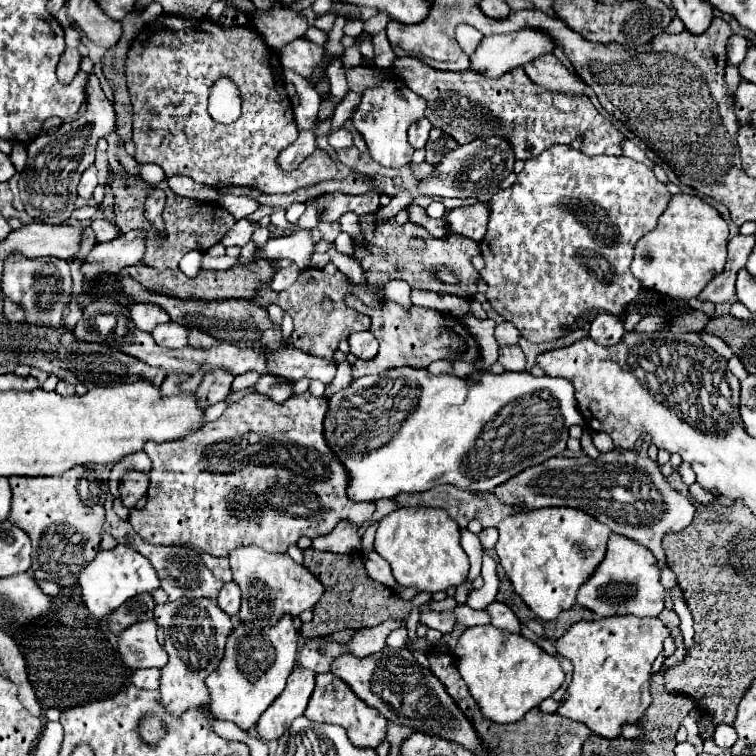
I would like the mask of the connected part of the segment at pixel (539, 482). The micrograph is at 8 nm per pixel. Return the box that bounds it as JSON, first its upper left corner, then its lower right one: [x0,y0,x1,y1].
[492,451,696,567]

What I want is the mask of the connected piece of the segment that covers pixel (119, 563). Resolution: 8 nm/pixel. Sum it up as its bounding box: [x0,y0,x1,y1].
[80,545,160,621]

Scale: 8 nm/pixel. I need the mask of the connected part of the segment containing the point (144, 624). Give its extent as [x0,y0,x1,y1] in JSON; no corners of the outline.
[120,621,168,669]

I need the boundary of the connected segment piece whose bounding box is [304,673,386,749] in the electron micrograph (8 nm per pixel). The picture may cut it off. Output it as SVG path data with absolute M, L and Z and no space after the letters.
M332 673L316 675L316 689L310 697L310 703L304 713L314 723L332 723L346 729L348 739L354 747L378 747L386 737L386 719L372 707L368 707L362 699L358 699L348 685L344 685L342 679L338 679Z

